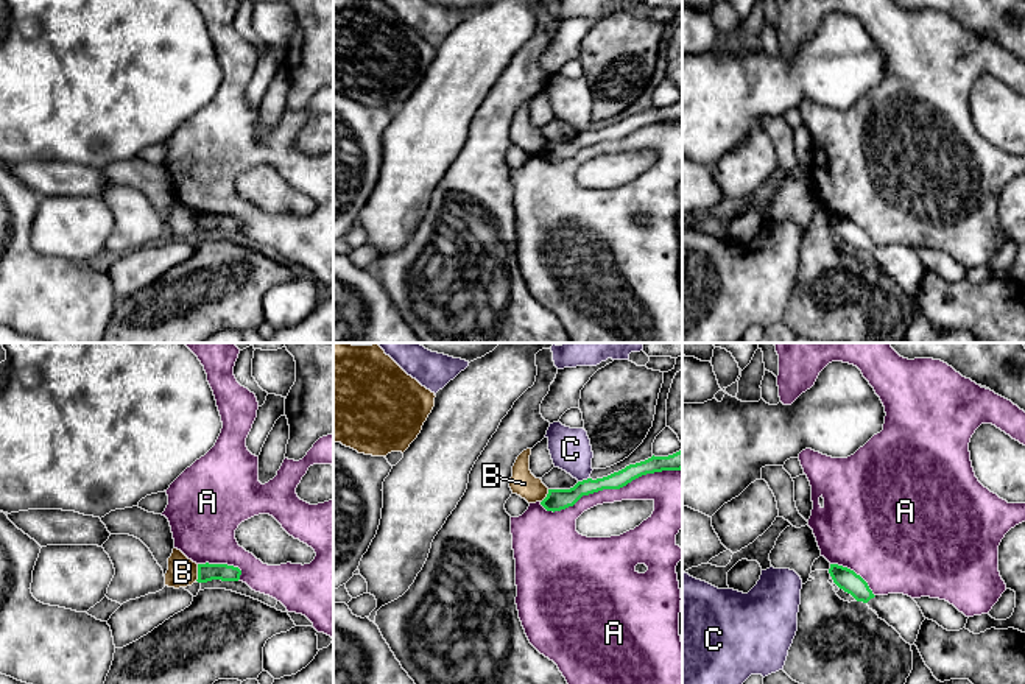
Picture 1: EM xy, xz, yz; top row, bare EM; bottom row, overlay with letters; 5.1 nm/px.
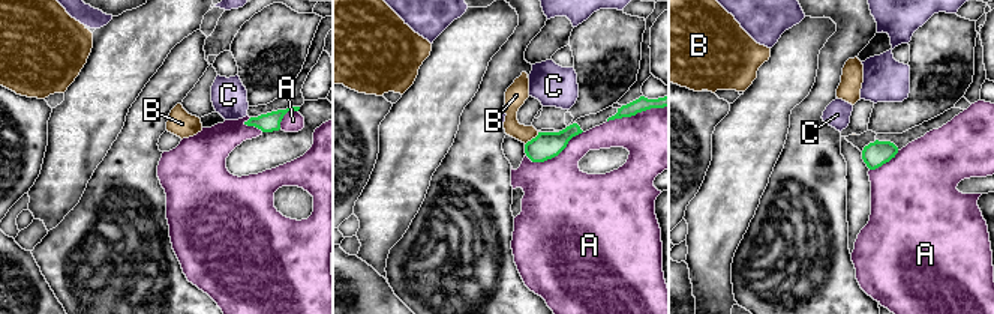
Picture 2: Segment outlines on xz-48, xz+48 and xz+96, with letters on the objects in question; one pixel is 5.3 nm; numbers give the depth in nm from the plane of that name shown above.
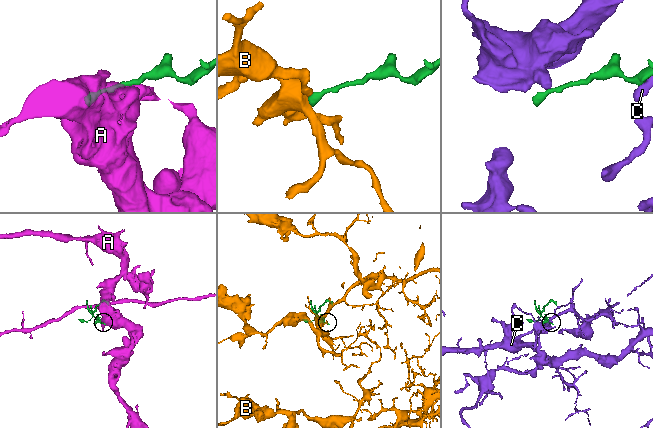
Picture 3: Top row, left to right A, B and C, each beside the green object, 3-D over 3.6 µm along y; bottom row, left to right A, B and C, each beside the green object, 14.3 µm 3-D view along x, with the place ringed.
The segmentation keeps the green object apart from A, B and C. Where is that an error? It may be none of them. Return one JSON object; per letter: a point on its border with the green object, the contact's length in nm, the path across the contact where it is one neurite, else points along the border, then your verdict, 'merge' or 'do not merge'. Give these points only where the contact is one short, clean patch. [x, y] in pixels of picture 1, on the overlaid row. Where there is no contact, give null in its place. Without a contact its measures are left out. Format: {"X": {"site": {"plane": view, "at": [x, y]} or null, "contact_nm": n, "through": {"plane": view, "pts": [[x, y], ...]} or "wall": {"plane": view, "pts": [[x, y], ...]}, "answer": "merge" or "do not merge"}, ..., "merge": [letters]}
{"A": {"site": {"plane": "xz", "at": [609, 488]}, "contact_nm": 750, "answer": "do not merge"}, "B": {"site": {"plane": "xy", "at": [198, 572]}, "contact_nm": 90, "wall": {"plane": "xy", "pts": [[198, 564], [198, 577], [195, 580]]}, "answer": "do not merge"}, "C": {"site": {"plane": "xz", "at": [583, 480]}, "contact_nm": 70, "answer": "do not merge"}, "merge": []}

